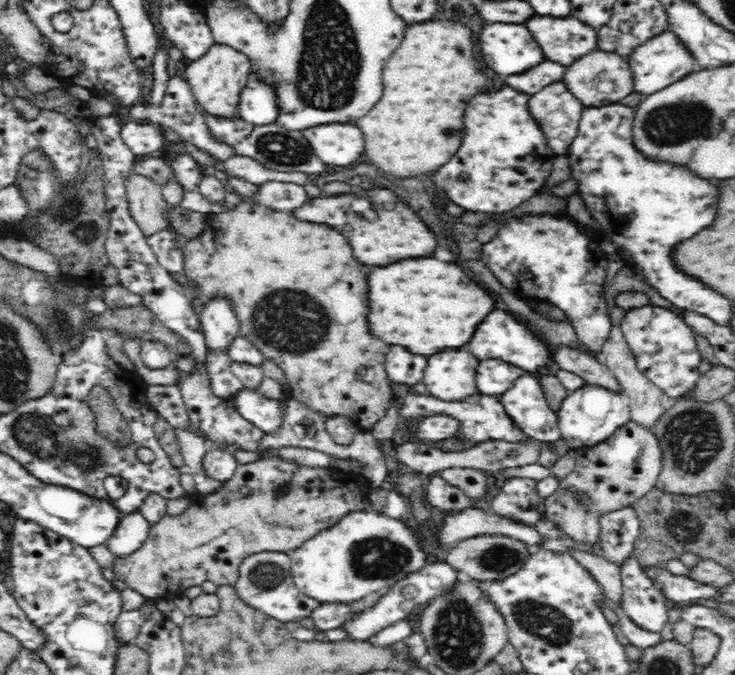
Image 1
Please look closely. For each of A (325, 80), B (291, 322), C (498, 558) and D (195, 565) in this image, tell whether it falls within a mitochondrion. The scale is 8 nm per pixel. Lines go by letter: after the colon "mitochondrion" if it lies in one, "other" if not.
A: mitochondrion
B: mitochondrion
C: mitochondrion
D: other

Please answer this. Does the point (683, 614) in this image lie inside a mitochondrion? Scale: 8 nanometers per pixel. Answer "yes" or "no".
no

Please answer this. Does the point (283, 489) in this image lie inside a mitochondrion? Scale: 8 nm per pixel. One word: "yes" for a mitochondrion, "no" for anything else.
yes

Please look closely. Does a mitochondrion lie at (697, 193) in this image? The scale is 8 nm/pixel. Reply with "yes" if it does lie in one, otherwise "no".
no

